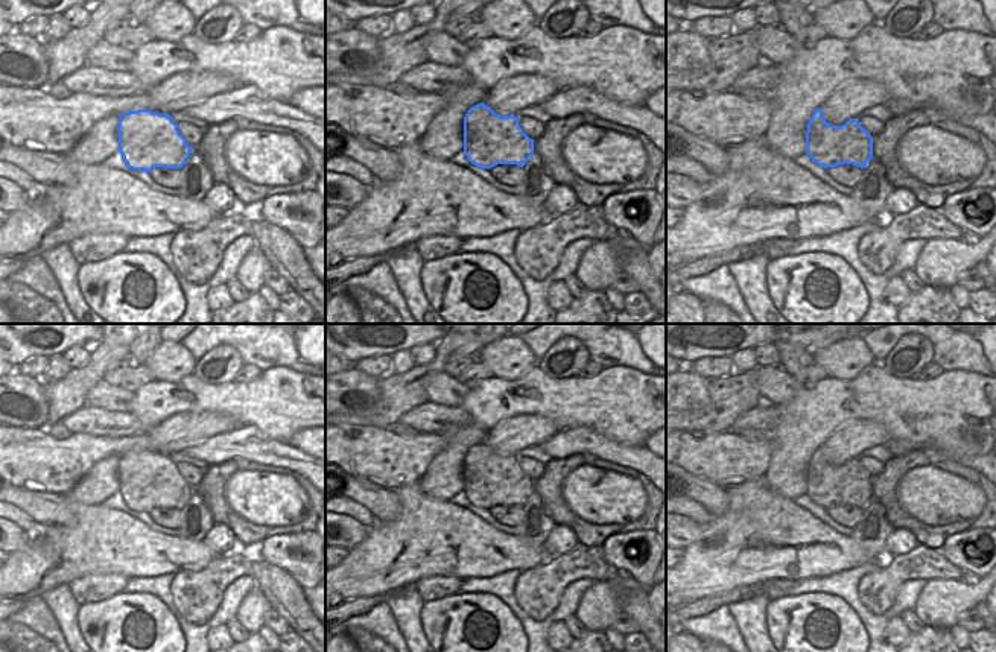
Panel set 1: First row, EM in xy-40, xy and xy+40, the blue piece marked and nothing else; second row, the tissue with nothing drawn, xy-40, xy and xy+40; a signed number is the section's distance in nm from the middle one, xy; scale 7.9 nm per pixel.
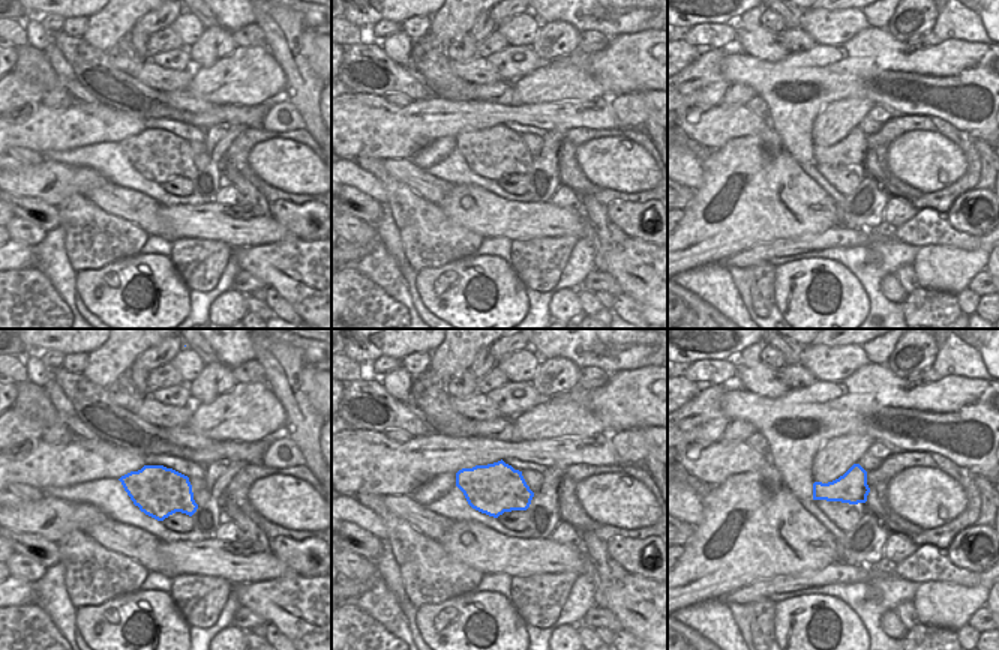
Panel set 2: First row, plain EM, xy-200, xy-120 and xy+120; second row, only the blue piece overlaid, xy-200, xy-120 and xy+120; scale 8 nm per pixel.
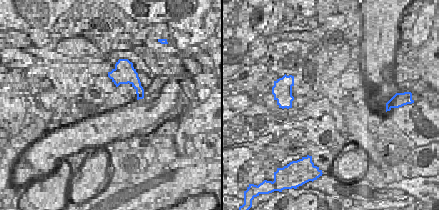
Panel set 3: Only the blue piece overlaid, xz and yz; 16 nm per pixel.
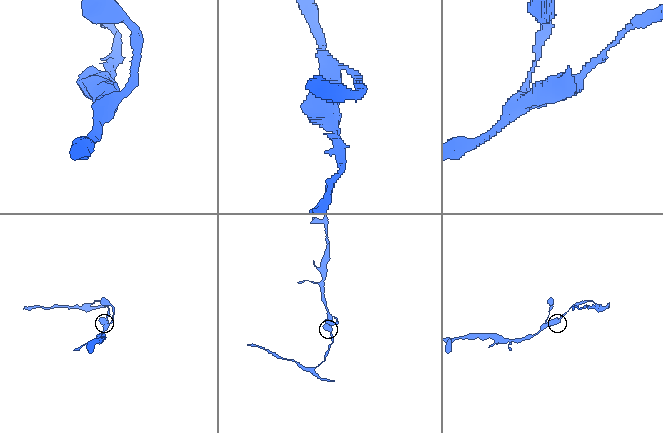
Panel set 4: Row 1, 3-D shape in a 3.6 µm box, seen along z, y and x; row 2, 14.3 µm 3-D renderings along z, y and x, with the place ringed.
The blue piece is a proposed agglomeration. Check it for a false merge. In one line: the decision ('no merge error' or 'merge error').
merge error

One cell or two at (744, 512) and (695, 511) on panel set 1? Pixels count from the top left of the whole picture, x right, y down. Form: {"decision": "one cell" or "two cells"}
{"decision": "two cells"}

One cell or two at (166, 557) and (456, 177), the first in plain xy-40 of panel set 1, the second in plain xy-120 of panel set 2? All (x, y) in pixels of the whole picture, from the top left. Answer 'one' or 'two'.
two

